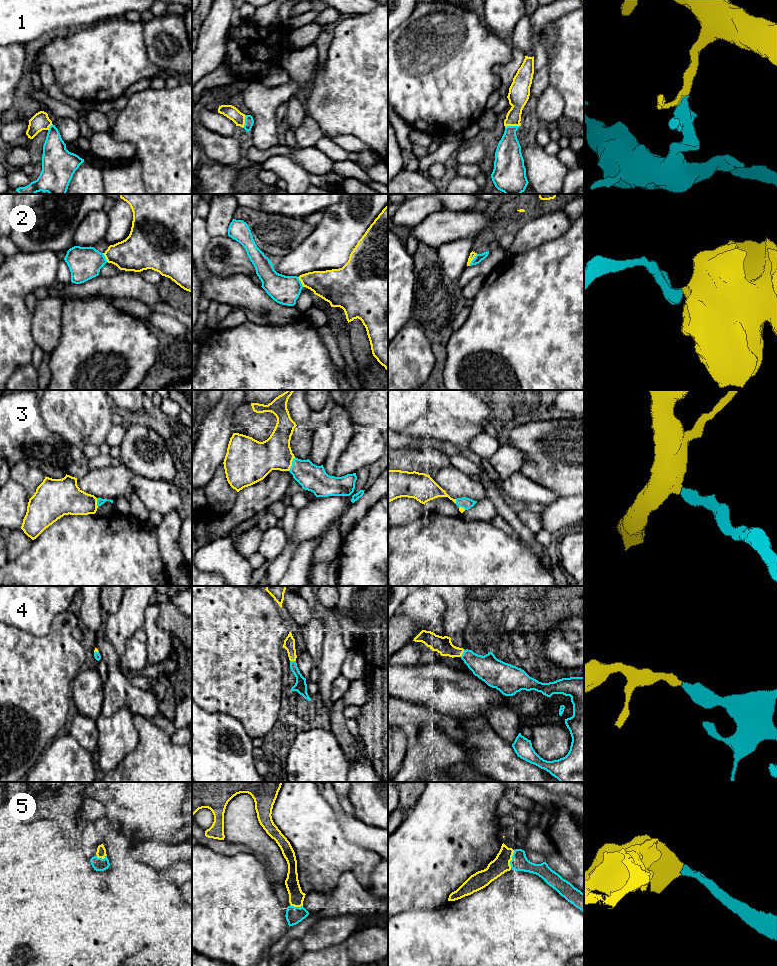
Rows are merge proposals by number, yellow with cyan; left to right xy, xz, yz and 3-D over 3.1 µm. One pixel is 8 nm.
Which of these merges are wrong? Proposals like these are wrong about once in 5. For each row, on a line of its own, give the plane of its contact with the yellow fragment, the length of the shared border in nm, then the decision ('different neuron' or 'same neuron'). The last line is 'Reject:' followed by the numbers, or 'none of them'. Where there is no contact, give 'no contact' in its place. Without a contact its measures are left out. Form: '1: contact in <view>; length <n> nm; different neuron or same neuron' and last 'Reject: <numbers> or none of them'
1: contact in yz; length 120 nm; same neuron
2: contact in yz; length 120 nm; same neuron
3: contact in xz; length 130 nm; same neuron
4: contact in yz; length 70 nm; same neuron
5: contact in yz; length 150 nm; same neuron
Reject: none of them

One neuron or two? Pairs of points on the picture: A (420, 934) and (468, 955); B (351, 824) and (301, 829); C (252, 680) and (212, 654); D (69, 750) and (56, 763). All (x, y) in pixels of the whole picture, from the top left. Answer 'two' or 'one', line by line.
A: one
B: two
C: one
D: one

